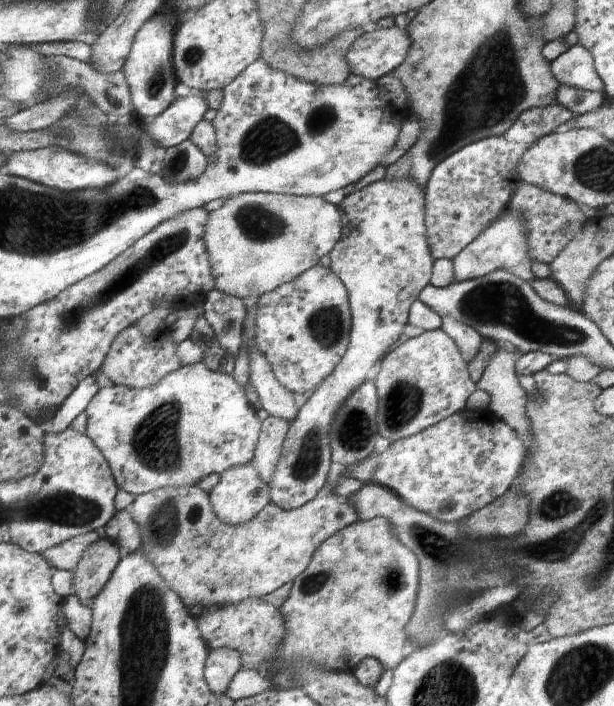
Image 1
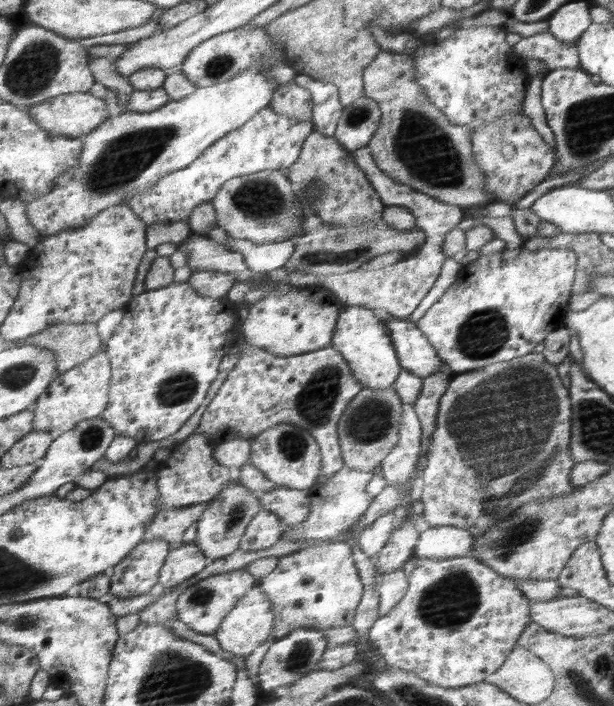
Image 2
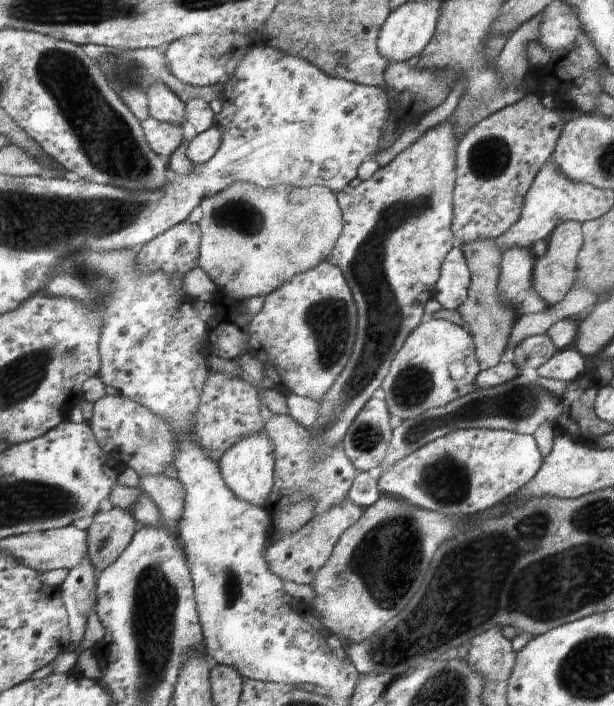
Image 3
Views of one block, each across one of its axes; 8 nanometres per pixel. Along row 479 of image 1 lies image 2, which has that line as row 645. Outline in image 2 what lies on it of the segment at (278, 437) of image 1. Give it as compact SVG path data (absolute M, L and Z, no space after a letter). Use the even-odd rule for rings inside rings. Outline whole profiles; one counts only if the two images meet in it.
M328 540L318 542L318 544L310 544L310 546L295 554L278 558L276 568L270 574L259 579L258 587L263 589L270 597L274 605L275 620L274 630L267 642L256 647L253 654L244 658L246 672L252 680L257 680L257 685L260 664L266 658L267 652L275 641L283 639L286 635L290 635L297 628L307 627L308 625L322 630L350 626L354 622L356 606L358 606L360 598L362 598L362 592L364 592L364 589L362 589L364 588L364 583L360 581L360 575L358 575L354 557L352 557L351 544L344 540Z

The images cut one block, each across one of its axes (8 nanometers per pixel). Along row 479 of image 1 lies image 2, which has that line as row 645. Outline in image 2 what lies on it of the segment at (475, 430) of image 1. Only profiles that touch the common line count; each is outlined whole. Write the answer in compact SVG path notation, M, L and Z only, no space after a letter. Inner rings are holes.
M417 556L416 562L418 562L418 565L408 574L410 583L406 594L394 608L391 608L386 616L380 616L380 618L376 618L374 623L372 623L372 627L368 631L369 641L372 643L374 650L384 658L389 667L415 673L416 676L423 677L430 684L440 685L444 688L460 688L483 683L485 679L490 678L491 675L494 675L499 670L502 663L508 658L508 655L518 646L520 635L527 630L528 624L532 623L531 599L524 595L513 578L496 572L495 569L484 564L483 561L478 561L476 557L448 557L439 559Z

